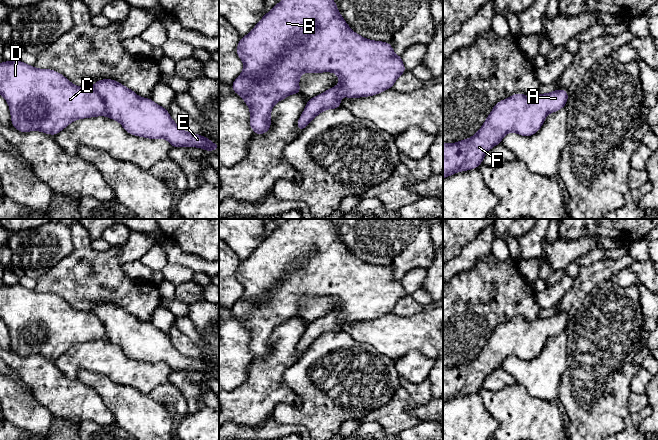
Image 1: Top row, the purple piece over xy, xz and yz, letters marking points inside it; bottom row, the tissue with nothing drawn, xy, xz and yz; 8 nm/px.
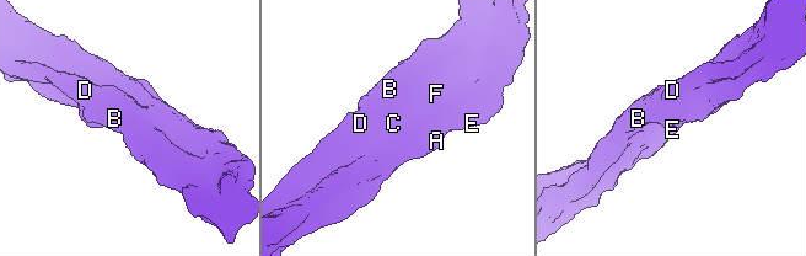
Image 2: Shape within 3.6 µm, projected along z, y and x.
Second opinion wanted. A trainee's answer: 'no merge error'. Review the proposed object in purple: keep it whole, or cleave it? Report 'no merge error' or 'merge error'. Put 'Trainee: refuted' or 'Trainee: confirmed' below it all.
no merge error
Trainee: confirmed

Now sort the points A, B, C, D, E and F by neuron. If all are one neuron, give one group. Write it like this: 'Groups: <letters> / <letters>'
Groups: A B C D E F

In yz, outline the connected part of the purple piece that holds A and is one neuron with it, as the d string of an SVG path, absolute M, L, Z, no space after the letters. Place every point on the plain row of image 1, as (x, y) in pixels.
M557 313L550 317L527 321L523 317L515 317L509 322L497 326L485 346L471 362L456 367L443 367L443 403L457 396L478 392L485 378L494 370L501 368L508 356L515 356L529 361L536 358L543 349L549 337L564 332L568 324L566 313Z

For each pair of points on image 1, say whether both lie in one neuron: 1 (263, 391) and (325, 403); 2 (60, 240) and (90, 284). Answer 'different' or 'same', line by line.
1: different
2: different

